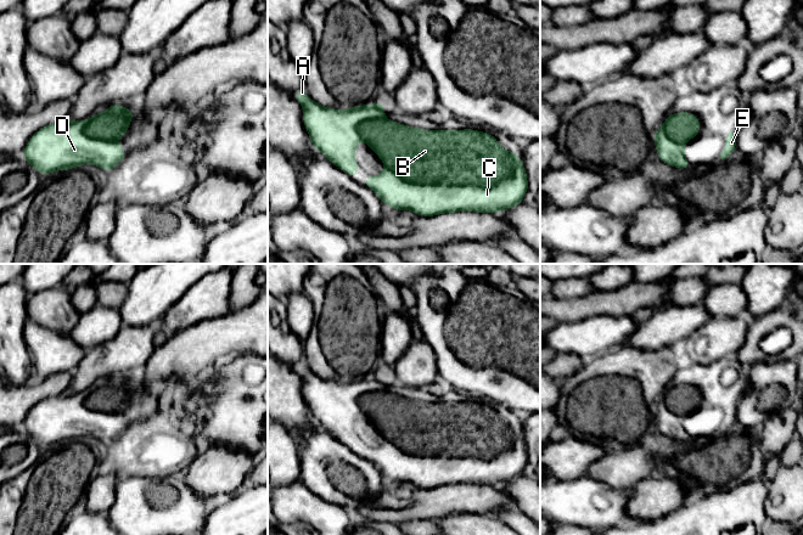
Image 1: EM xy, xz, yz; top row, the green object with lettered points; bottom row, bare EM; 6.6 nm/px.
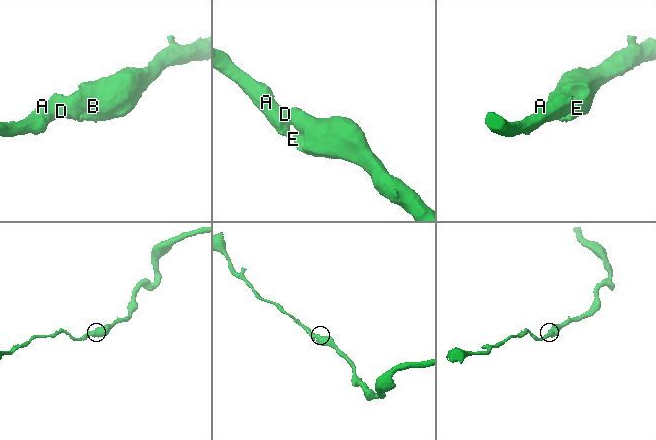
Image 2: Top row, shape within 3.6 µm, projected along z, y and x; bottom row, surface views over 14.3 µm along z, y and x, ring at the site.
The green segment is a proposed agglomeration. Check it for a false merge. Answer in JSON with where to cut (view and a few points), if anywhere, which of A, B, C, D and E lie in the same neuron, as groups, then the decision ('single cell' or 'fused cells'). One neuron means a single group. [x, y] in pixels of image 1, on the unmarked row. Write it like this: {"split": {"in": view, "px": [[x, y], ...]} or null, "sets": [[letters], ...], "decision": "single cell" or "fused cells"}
{"split": null, "sets": [["A", "B", "C", "D", "E"]], "decision": "single cell"}

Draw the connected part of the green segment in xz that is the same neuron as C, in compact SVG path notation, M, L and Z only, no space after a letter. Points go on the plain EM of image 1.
M304 361L294 365L292 368L303 379L303 395L313 419L346 446L349 449L359 446L355 422L360 412L367 416L377 427L386 440L375 449L367 449L363 456L371 461L381 474L388 477L391 482L410 483L421 489L434 489L462 483L496 486L498 484L509 483L521 477L524 467L528 464L528 450L524 437L517 426L504 422L499 413L489 405L473 401L453 404L408 399L387 392L383 382L386 376L383 374L354 378L338 383L319 377L308 368Z

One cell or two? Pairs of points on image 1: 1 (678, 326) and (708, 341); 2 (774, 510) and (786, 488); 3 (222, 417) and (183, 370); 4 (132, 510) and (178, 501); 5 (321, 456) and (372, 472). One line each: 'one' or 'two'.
1: two
2: one
3: two
4: one
5: one

